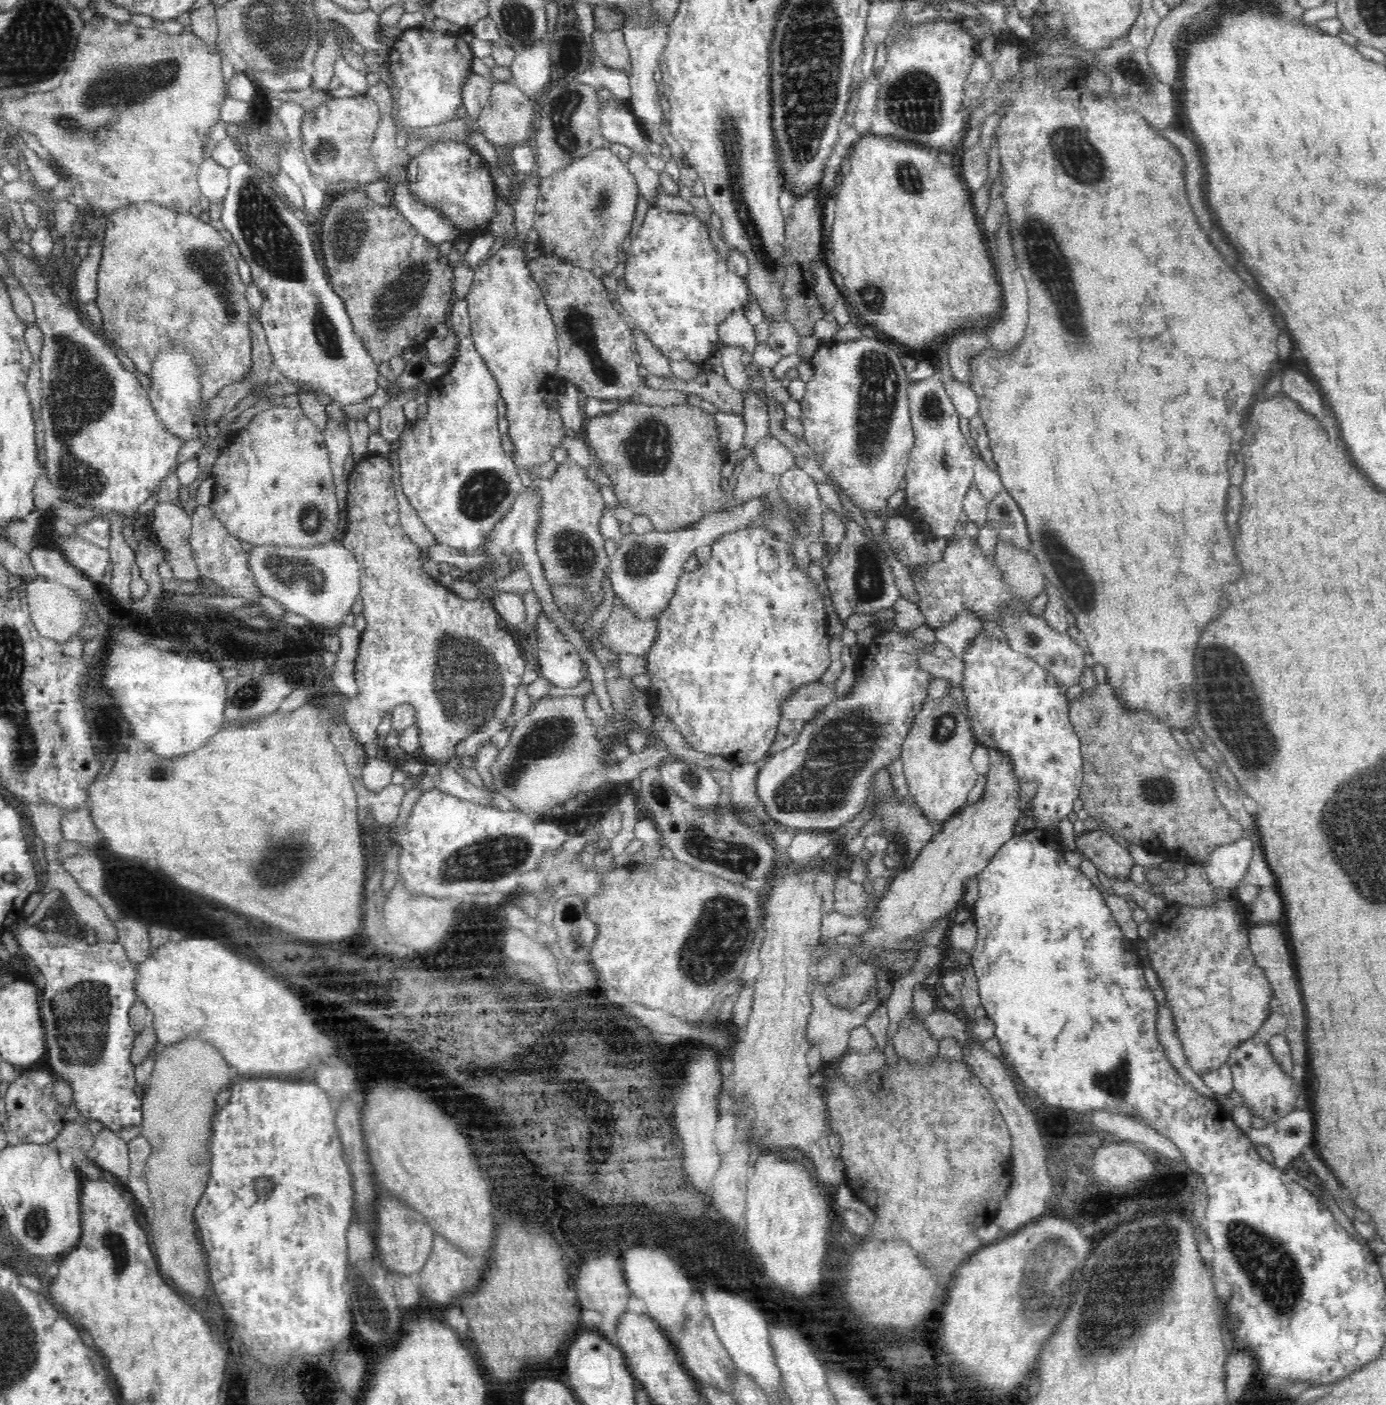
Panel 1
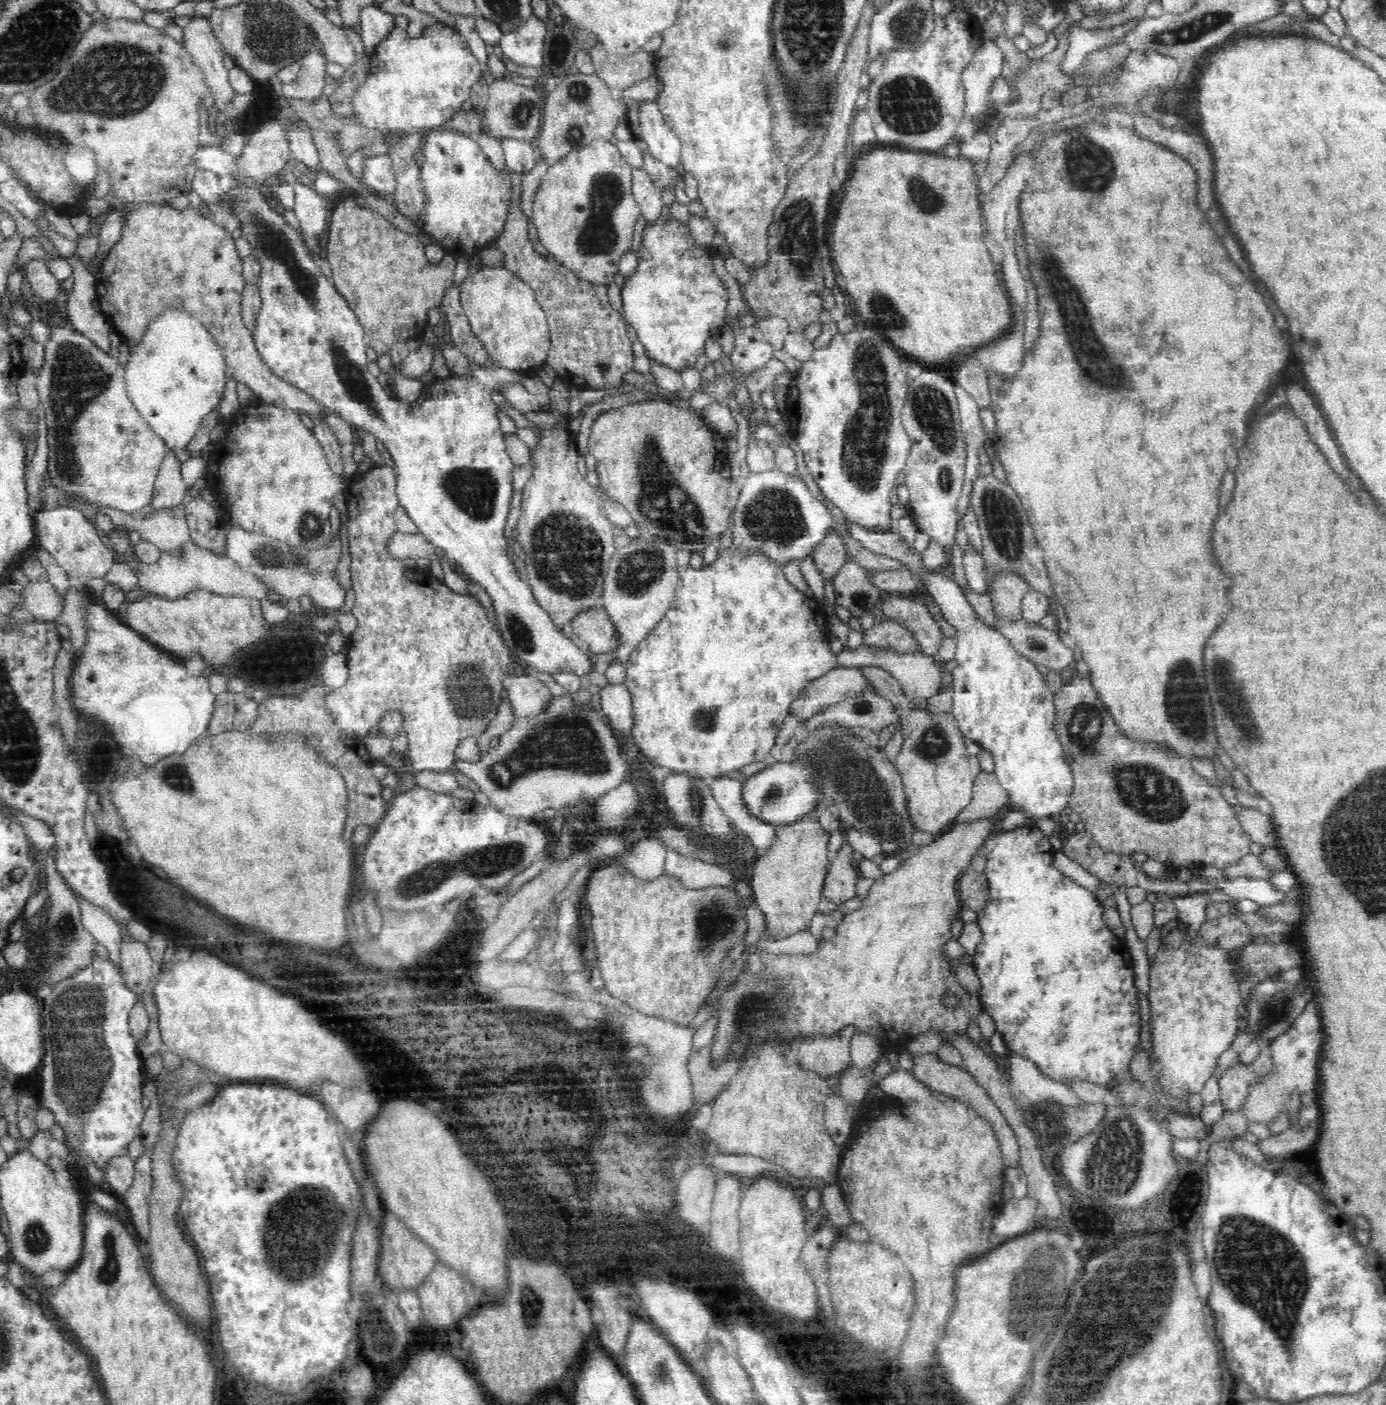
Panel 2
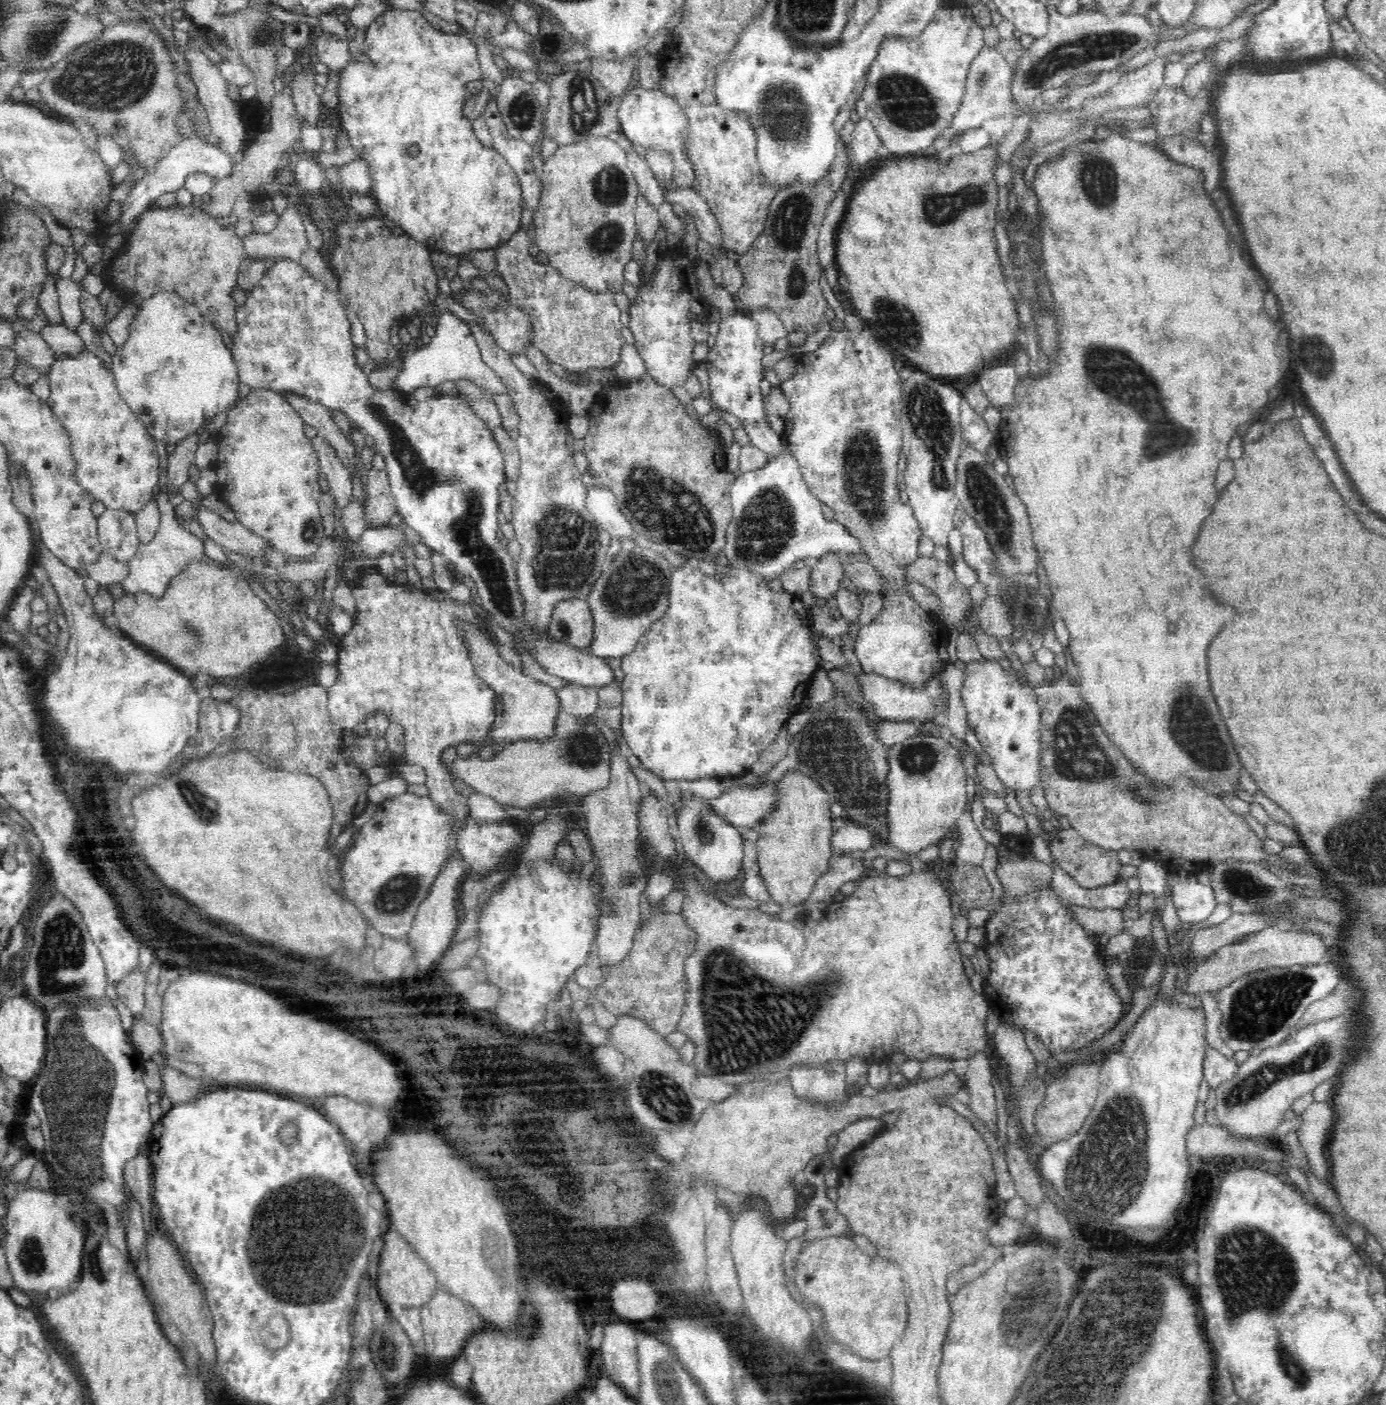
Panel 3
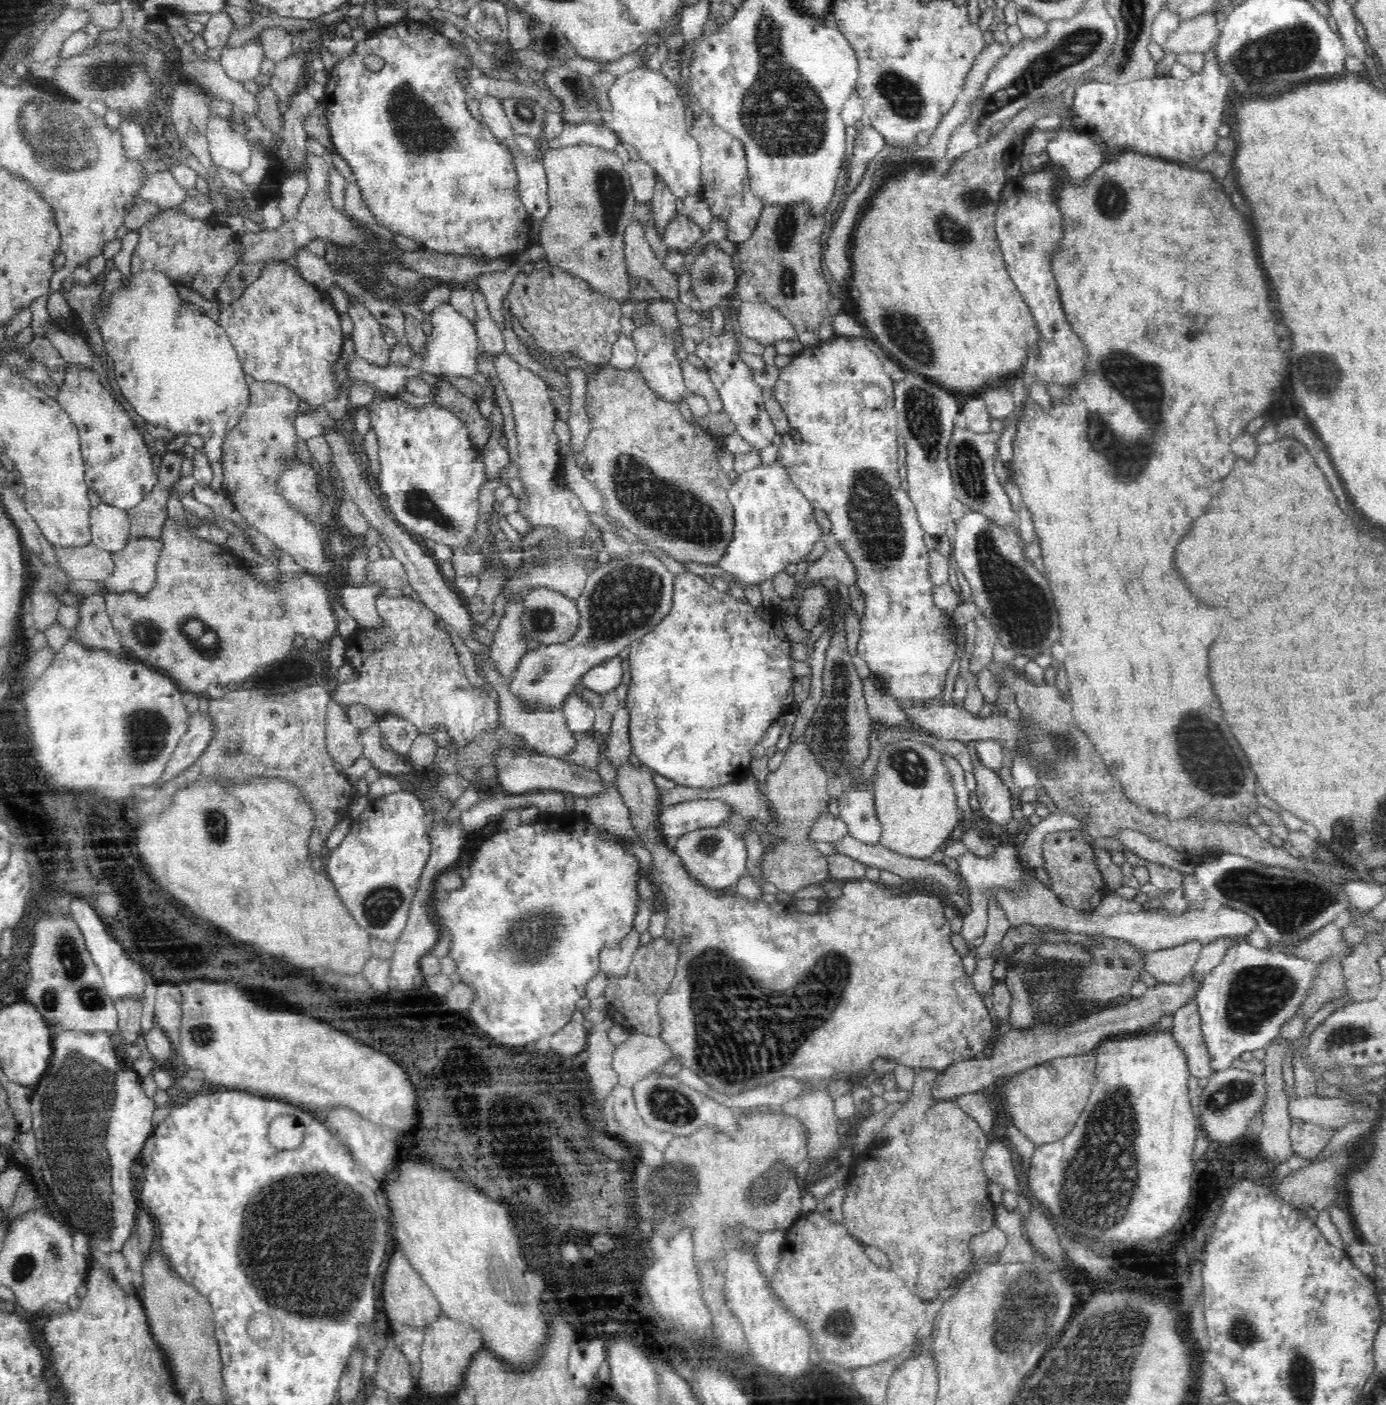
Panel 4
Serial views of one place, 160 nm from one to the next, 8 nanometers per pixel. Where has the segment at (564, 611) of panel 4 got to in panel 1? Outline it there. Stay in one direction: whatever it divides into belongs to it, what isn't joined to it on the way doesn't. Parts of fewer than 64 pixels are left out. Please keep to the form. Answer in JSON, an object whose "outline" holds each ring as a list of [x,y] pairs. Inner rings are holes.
{"outline":[[[614,600],[608,618],[602,621],[596,642],[618,655],[643,657],[654,642],[656,627],[657,618],[644,622],[635,620],[617,600]]]}

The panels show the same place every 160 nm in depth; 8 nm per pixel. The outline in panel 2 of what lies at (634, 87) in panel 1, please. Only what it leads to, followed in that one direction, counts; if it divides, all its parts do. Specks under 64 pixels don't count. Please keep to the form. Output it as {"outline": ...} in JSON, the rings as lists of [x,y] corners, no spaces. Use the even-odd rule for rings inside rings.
{"outline":[[[644,101],[632,106],[641,126],[639,140],[650,156],[669,169],[680,166],[681,142],[665,123],[657,101]]]}

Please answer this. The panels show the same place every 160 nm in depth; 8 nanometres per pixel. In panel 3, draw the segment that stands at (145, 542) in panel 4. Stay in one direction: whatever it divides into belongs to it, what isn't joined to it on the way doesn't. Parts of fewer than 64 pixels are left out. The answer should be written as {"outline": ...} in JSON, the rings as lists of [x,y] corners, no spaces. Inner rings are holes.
{"outline":[[[156,440],[156,450],[159,457],[158,463],[160,464],[160,470],[158,470],[159,493],[157,496],[160,513],[158,530],[156,530],[154,538],[148,544],[140,543],[138,545],[136,554],[126,562],[128,565],[128,576],[121,582],[122,590],[128,594],[146,593],[156,599],[159,599],[163,595],[170,579],[175,574],[178,574],[188,561],[206,557],[204,543],[183,527],[182,524],[178,523],[174,505],[169,500],[166,500],[164,484],[166,484],[166,466],[168,466],[168,458],[170,456],[166,451],[165,445]]]}

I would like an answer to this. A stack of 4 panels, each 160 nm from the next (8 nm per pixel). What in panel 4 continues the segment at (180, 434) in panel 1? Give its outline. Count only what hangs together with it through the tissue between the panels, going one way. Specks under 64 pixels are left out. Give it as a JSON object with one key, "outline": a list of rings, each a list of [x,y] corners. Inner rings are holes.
{"outline":[[[144,269],[130,274],[118,290],[98,302],[92,316],[92,324],[102,336],[103,348],[114,360],[111,375],[115,376],[123,396],[150,425],[170,430],[175,435],[198,434],[204,440],[205,454],[214,468],[208,486],[213,492],[220,491],[224,474],[222,446],[226,434],[240,422],[250,404],[250,389],[244,379],[246,373],[226,329],[206,316],[200,306],[184,300],[176,290],[176,283],[162,270]]]}

